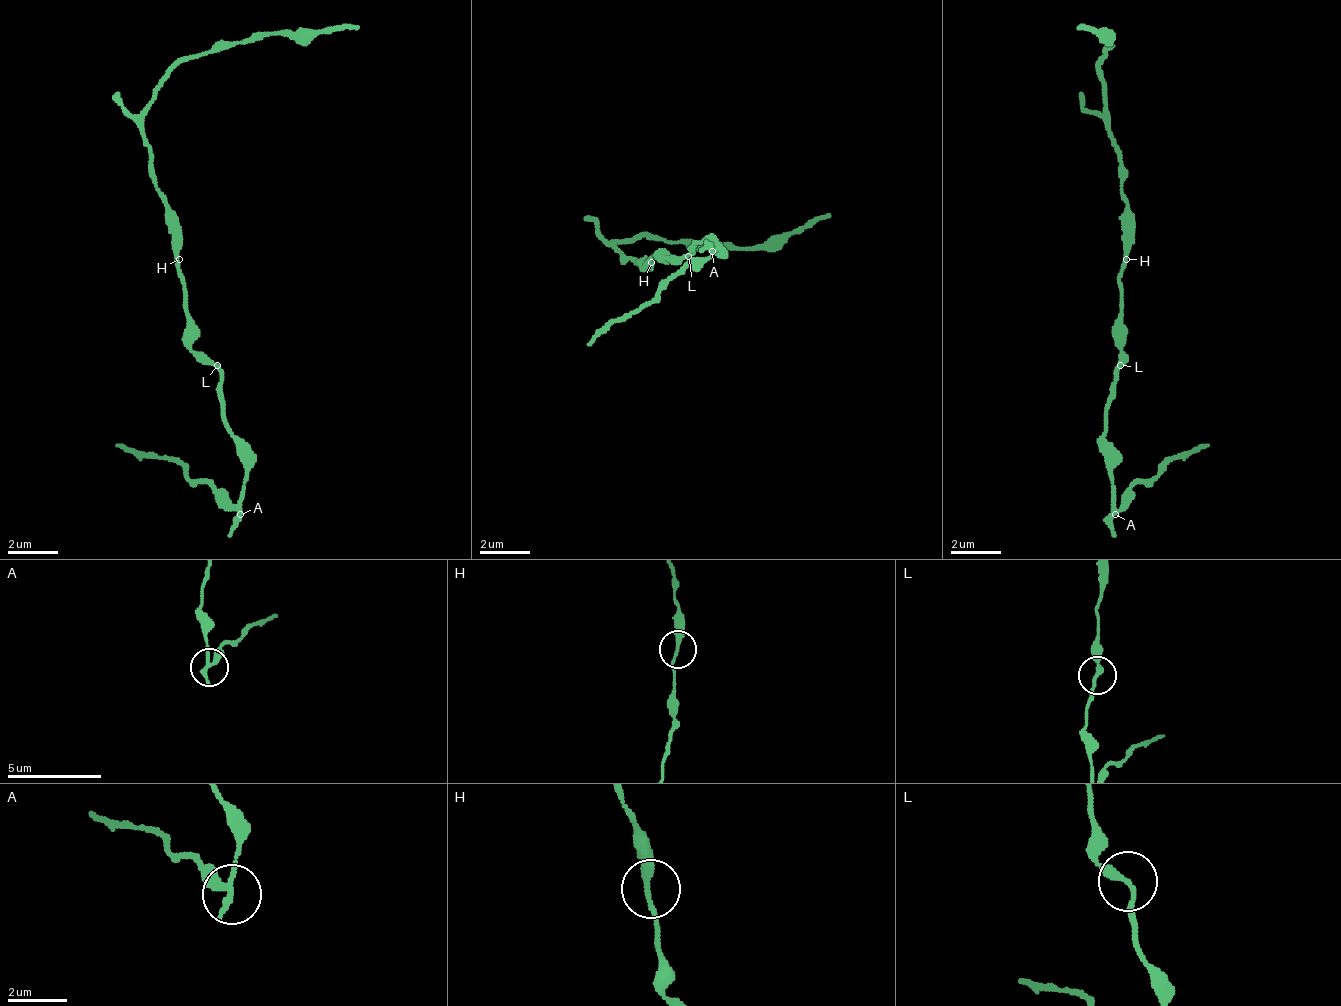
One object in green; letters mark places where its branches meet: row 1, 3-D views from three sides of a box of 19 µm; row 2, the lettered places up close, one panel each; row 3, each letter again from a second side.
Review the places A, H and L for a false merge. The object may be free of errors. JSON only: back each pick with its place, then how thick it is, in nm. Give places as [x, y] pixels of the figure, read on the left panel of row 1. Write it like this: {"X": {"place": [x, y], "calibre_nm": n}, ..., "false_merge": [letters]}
{"A": {"place": [240, 514], "calibre_nm": 240}, "false_merge": ["A"]}

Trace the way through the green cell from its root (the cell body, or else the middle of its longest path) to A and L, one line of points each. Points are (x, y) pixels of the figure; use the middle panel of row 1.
A: (651, 256), (688, 256), (695, 250), (695, 244), (719, 244), (713, 250)
L: (651, 256), (688, 256)

